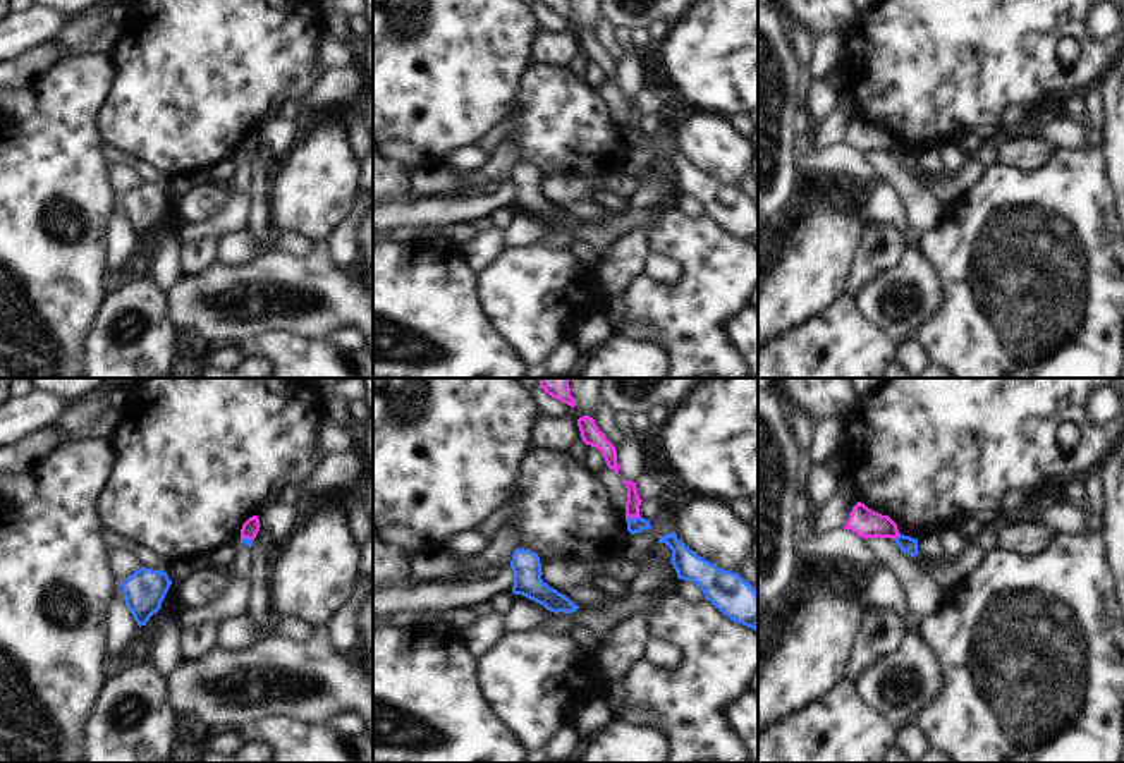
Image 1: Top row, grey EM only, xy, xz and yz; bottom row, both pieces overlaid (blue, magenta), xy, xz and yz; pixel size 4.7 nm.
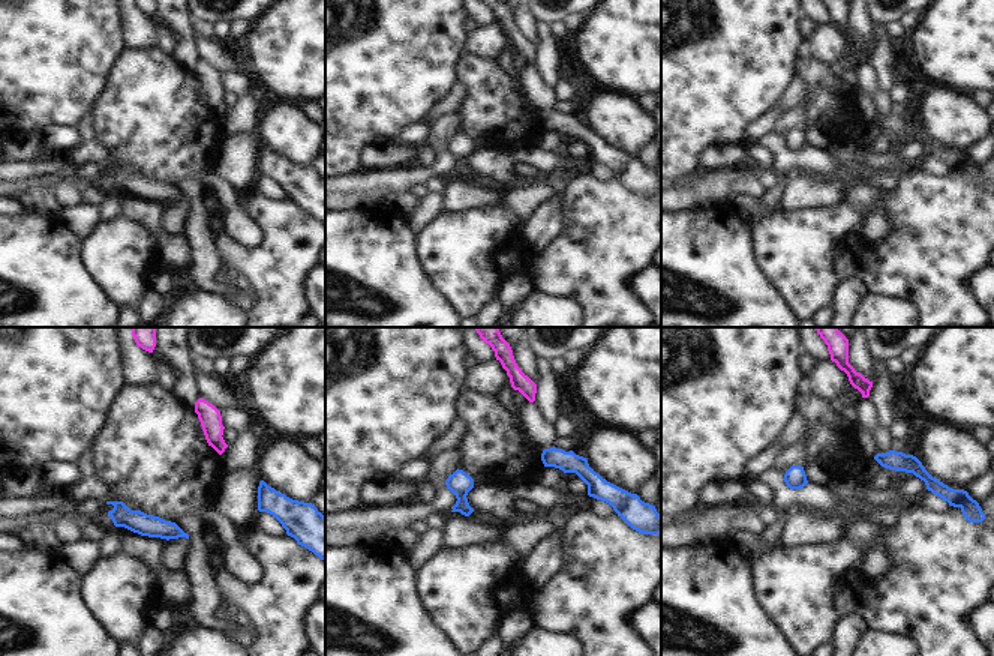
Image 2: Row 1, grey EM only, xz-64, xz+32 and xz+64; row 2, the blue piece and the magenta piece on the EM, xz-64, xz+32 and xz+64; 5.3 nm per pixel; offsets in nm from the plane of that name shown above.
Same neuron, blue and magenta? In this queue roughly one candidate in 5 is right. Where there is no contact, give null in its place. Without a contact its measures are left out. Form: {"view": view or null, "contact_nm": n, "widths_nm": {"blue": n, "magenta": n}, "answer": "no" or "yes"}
{"view": "xz", "contact_nm": 70, "widths_nm": {"blue": 70, "magenta": 70}, "answer": "no"}

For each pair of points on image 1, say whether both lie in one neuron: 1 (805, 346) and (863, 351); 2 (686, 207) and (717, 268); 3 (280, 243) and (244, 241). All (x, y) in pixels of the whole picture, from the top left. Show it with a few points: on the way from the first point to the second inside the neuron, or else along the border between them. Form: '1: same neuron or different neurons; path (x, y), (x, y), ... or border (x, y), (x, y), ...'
1: same neuron; path (818, 346), (825, 344), (832, 351), (849, 351)
2: different neurons; border (674, 203), (684, 213), (703, 213)
3: same neuron; path (272, 244), (253, 244)

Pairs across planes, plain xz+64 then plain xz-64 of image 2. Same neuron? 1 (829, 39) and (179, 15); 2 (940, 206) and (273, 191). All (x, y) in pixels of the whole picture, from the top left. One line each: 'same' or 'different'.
1: different
2: different

